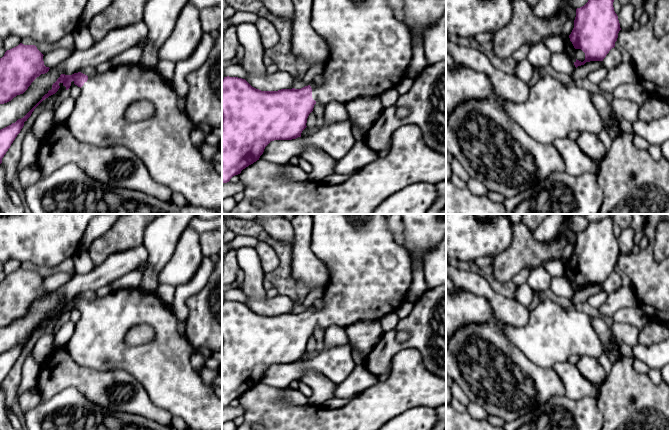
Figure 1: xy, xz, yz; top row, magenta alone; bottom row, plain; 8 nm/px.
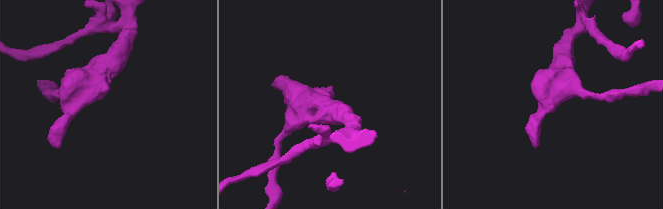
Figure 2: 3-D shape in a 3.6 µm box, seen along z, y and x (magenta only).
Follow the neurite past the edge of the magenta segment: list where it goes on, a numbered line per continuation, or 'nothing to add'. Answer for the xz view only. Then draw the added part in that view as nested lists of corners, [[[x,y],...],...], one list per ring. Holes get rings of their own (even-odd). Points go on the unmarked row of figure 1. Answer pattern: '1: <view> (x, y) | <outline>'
1: xz (370, 275) | [[[311,214],[311,249],[327,267],[329,281],[322,308],[311,306],[312,322],[324,332],[330,326],[347,328],[365,320],[379,320],[395,312],[404,302],[413,281],[413,262],[407,249],[394,241],[385,214]]]

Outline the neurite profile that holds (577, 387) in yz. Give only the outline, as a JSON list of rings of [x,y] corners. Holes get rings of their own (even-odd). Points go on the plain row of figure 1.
[[[558,363],[552,367],[560,376],[564,384],[565,395],[572,400],[581,400],[584,397],[597,398],[600,386],[592,384],[579,371],[576,365],[570,363]]]

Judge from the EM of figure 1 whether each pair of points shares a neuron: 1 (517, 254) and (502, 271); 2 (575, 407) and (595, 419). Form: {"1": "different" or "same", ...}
{"1": "same", "2": "same"}

